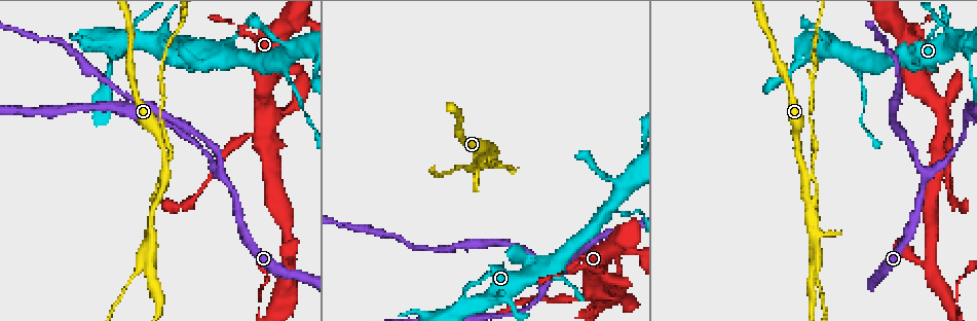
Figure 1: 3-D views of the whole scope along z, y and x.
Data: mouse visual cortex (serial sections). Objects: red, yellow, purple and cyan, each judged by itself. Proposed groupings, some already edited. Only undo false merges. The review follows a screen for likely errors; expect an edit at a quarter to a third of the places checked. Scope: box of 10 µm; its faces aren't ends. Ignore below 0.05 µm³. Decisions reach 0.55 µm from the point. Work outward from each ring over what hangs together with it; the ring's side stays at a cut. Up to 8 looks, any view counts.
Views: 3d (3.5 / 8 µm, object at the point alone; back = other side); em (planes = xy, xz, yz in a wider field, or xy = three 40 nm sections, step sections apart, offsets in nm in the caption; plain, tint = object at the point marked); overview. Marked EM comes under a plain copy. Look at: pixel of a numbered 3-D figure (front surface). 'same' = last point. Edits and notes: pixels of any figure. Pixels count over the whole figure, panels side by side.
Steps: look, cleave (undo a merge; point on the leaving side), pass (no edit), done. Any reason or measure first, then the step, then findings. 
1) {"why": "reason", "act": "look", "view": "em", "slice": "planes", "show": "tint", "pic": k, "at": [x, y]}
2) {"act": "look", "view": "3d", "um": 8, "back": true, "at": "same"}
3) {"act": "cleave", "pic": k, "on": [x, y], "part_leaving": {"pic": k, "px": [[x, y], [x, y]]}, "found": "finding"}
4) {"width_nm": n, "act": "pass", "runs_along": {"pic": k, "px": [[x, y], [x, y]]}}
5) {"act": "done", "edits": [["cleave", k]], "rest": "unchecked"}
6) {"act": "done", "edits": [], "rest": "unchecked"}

{"why": "two arms in line, one across", "act": "look", "view": "3d", "um": 3.5, "pic": 1, "at": [954, 40]}

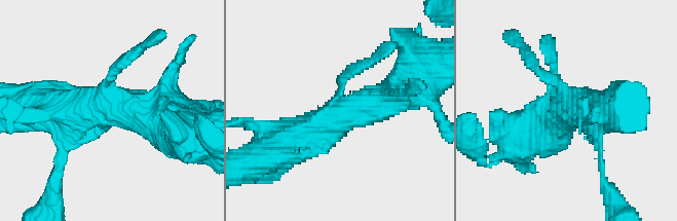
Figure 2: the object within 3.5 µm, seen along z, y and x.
{"arms": 3, "arm_widths_nm": [150, 500, 600], "act": "look", "view": "em", "slice": "xy", "step": 1, "show": "tint", "pic": 2, "at": [350, 111]}

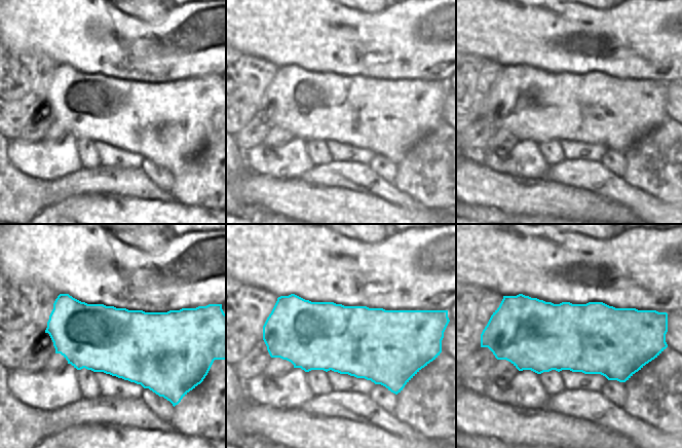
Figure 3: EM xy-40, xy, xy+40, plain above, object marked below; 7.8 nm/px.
{"width_nm": 550, "act": "pass", "runs_along": {"pic": 2, "px": [[410, 82], [390, 98], [290, 142]]}, "found": "one cell here"}

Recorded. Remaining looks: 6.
{"why": "thin neck", "act": "look", "view": "3d", "um": 8, "pic": 1, "at": [242, 138]}

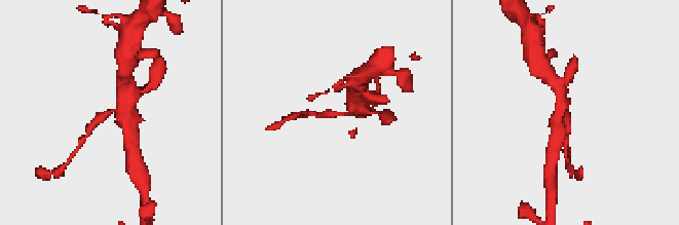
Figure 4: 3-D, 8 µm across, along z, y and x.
{"act": "look", "view": "3d", "um": 3.5, "back": true, "at": "same"}

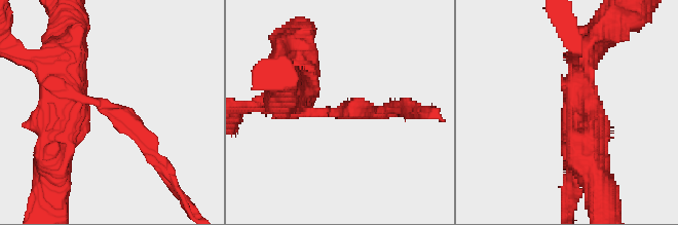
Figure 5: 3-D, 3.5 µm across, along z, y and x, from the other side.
{"why": "now the EM", "act": "look", "view": "em", "slice": "planes", "show": "tint", "pic": 5, "at": [337, 111]}

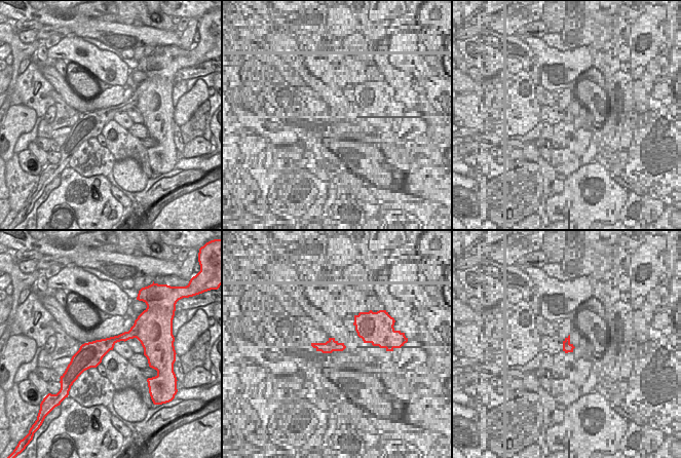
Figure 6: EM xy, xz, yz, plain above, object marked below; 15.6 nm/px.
{"arm_widths_nm": [250, 400], "act": "cleave", "pic": 5, "on": [124, 110], "found": "a second cell is stuck on"}

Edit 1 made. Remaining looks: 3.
{"why": "sharp bend", "act": "look", "view": "3d", "um": 3.5, "pic": 1, "at": [163, 176]}

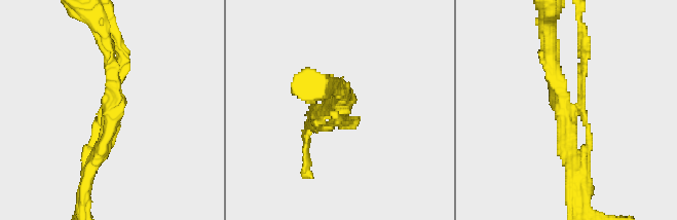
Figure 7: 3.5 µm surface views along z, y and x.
{"why": "now the EM", "act": "look", "view": "em", "slice": "xy", "step": 5, "show": "tint", "pic": 7, "at": [341, 107]}

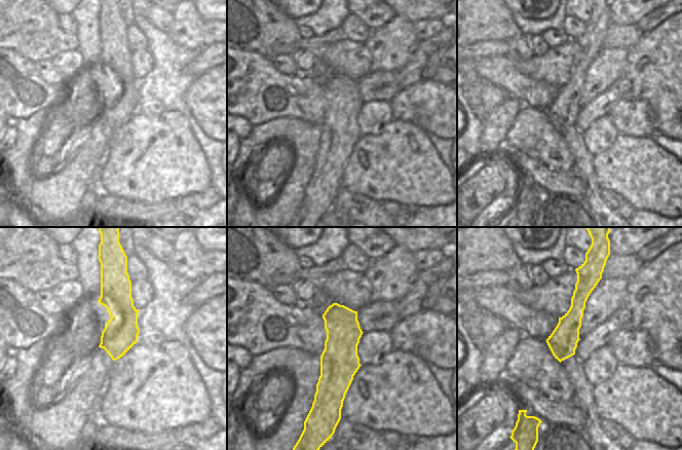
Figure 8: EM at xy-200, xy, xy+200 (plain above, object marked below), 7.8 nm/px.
{"width_nm": 300, "act": "cleave", "pic": 7, "on": [584, 70], "part_leaving": {"pic": 7, "px": [[576, 108], [584, 67], [581, 23]]}, "found": "two cells meet here"}

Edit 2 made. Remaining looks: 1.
{"act": "done", "edits": [["cleave", 5], ["cleave", 7]], "rest": "unchecked"}

